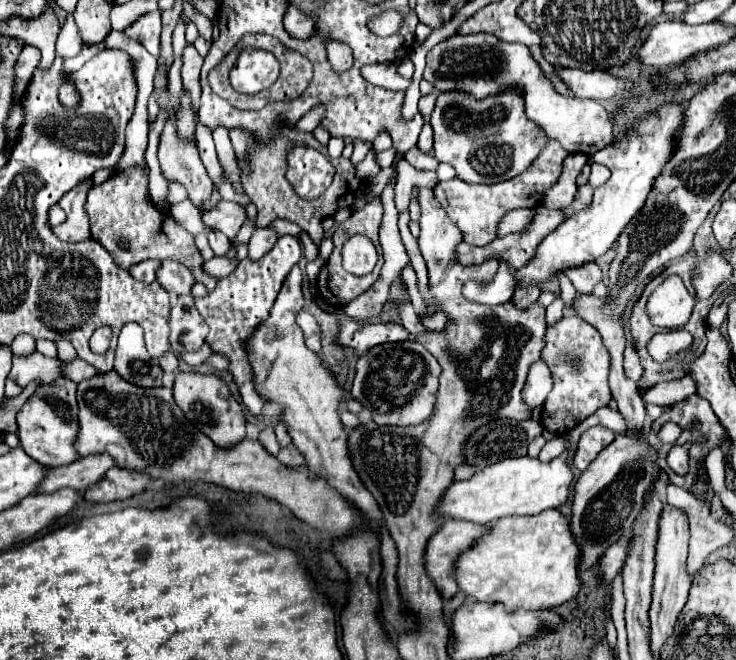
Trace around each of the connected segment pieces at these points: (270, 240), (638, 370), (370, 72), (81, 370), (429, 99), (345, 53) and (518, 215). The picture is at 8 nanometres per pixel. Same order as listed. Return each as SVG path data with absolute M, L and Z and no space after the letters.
M255 229L255 233L249 239L249 257L251 261L257 261L259 257L263 257L263 253L267 253L277 241L277 235L269 229Z
M627 341L627 347L625 347L625 373L633 381L639 381L643 375L639 353L635 353L635 347L631 345L631 341Z
M395 63L363 67L363 75L367 77L369 83L395 91L406 91L407 86L411 83L411 79L405 79L398 74Z
M75 357L71 363L65 363L65 361L63 361L63 377L71 379L71 381L75 381L75 383L79 383L79 381L83 381L83 379L89 379L89 377L93 377L93 375L97 375L97 369L91 367L89 363L85 363L85 361L79 359L79 357Z
M431 93L419 99L419 113L423 115L425 122L430 122L431 114L435 107L435 99L437 99L437 93Z
M329 40L326 41L326 49L330 49L330 62L335 72L343 73L352 67L352 50L347 44Z
M513 209L511 213L507 213L507 217L503 217L503 221L499 223L499 233L497 237L505 237L507 233L515 233L515 231L523 231L529 221L533 219L535 209Z

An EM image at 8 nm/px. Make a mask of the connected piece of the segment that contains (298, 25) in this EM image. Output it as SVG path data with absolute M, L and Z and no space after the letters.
M289 5L287 13L285 13L285 29L287 29L287 33L291 33L297 39L311 37L313 19L309 13L303 13L303 9L299 9L297 5Z

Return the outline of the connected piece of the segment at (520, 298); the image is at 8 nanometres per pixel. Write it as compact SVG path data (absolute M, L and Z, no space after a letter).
M533 284L529 287L515 288L515 293L513 293L513 303L517 307L529 307L531 303L535 303L541 294L541 289L538 285Z

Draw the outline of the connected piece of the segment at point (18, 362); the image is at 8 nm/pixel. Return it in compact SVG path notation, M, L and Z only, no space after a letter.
M31 353L27 357L17 357L13 355L13 365L9 371L9 379L13 379L17 385L25 387L31 381L39 383L53 383L59 379L59 359L49 359L41 353Z

